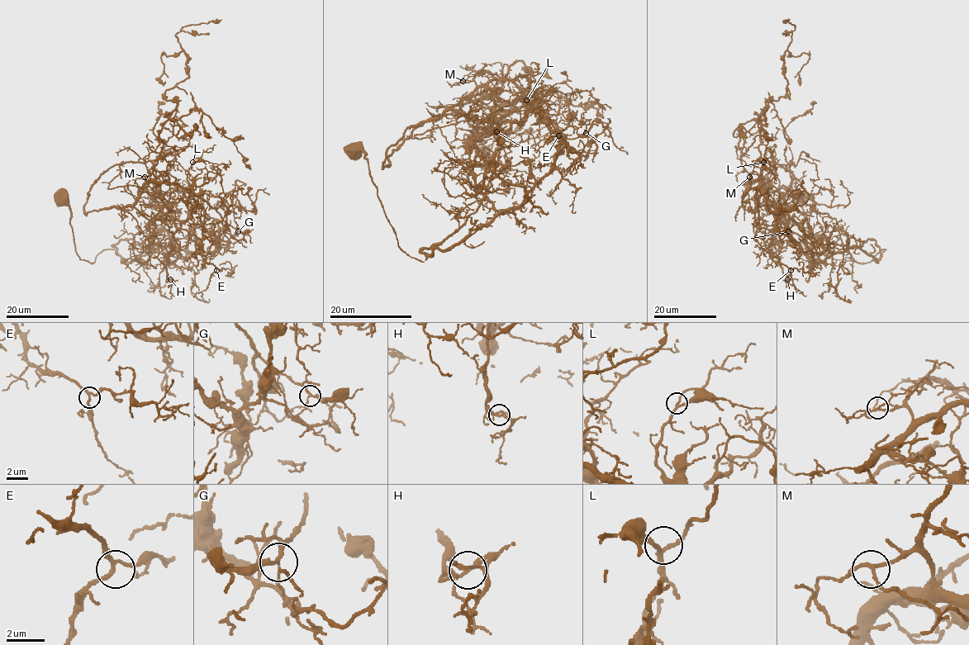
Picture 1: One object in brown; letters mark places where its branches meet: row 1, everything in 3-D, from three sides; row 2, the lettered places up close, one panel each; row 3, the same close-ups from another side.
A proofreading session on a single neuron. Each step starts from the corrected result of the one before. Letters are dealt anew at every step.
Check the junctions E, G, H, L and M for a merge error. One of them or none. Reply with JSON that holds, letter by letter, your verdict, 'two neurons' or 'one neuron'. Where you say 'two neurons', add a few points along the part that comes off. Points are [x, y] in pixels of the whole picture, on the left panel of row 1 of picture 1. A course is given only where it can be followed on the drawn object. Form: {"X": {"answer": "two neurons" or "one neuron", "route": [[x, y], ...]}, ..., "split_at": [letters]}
{"E": {"answer": "one neuron"}, "G": {"answer": "two neurons", "route": [[238, 231], [168, 181], [85, 214], [105, 171], [160, 155], [183, 50], [161, 55], [165, 81]]}, "H": {"answer": "one neuron"}, "L": {"answer": "one neuron"}, "M": {"answer": "one neuron"}, "split_at": ["G"]}

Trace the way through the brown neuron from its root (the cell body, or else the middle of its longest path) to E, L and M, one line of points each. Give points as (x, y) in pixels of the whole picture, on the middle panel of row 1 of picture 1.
E: (356, 152), (365, 154), (398, 245), (424, 261), (515, 209), (549, 171), (559, 138), (534, 108), (558, 135)
L: (356, 152), (398, 245), (424, 261), (425, 248), (476, 210), (505, 134), (528, 109), (520, 96), (526, 100)
M: (356, 152), (398, 245), (424, 261), (476, 210), (510, 129), (487, 129), (476, 84), (463, 81)

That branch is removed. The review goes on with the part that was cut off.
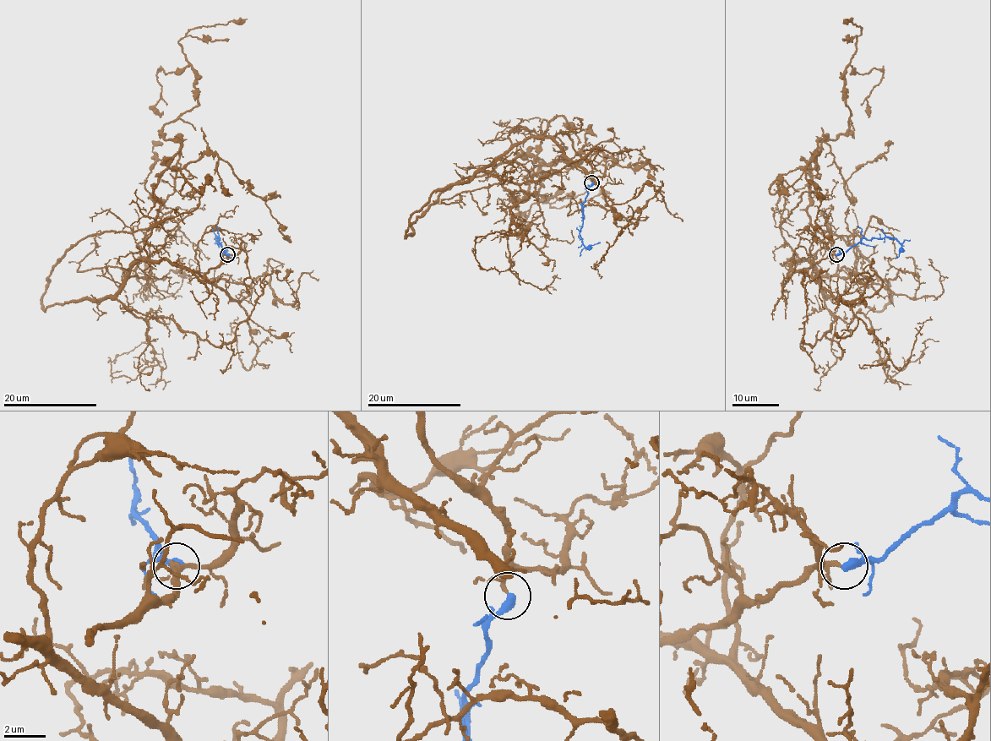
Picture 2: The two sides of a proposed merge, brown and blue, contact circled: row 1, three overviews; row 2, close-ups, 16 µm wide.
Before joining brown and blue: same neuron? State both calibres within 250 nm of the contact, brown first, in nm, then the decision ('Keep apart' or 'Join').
Thickness 180 nm (brown) against 440 nm. Join

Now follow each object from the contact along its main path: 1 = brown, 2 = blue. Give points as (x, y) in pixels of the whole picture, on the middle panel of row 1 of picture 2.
1: (591, 182), (566, 134), (525, 138), (405, 236), (523, 153), (545, 163), (527, 194), (561, 193), (527, 215)
2: (591, 182), (582, 205), (584, 224), (579, 237), (585, 247), (600, 242)

